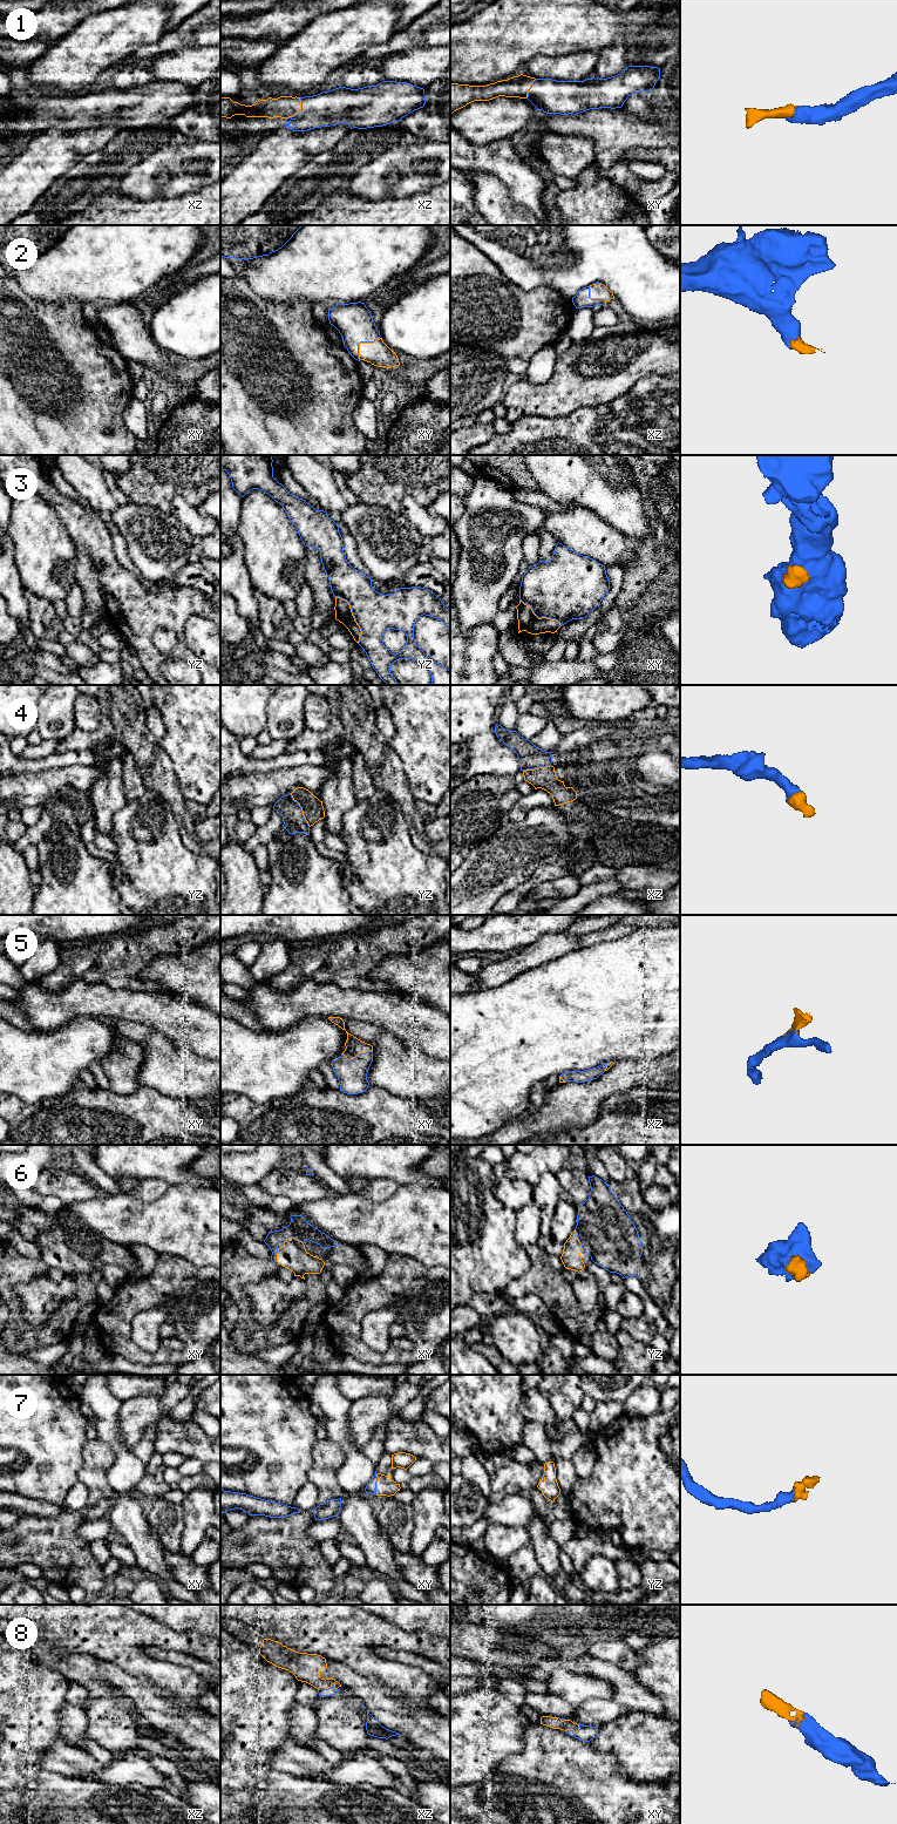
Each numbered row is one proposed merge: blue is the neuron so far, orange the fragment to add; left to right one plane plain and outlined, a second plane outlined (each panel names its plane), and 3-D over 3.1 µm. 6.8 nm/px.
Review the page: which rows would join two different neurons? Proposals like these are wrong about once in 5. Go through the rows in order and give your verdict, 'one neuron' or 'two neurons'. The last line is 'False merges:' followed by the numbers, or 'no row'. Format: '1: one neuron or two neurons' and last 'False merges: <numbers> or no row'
1: one neuron
2: one neuron
3: one neuron
4: one neuron
5: one neuron
6: one neuron
7: one neuron
8: one neuron
False merges: no row

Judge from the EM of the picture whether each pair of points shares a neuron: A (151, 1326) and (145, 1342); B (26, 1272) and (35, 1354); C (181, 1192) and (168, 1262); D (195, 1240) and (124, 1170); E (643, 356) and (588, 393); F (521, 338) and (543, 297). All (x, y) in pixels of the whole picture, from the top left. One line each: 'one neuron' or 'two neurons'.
A: one neuron
B: two neurons
C: two neurons
D: two neurons
E: one neuron
F: one neuron

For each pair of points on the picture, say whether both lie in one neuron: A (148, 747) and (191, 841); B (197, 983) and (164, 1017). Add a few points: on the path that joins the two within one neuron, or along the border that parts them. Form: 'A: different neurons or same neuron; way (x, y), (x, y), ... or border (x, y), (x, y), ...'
A: same neuron; way (156, 771), (177, 802), (183, 818)
B: different neurons; border (183, 997), (208, 1009)

